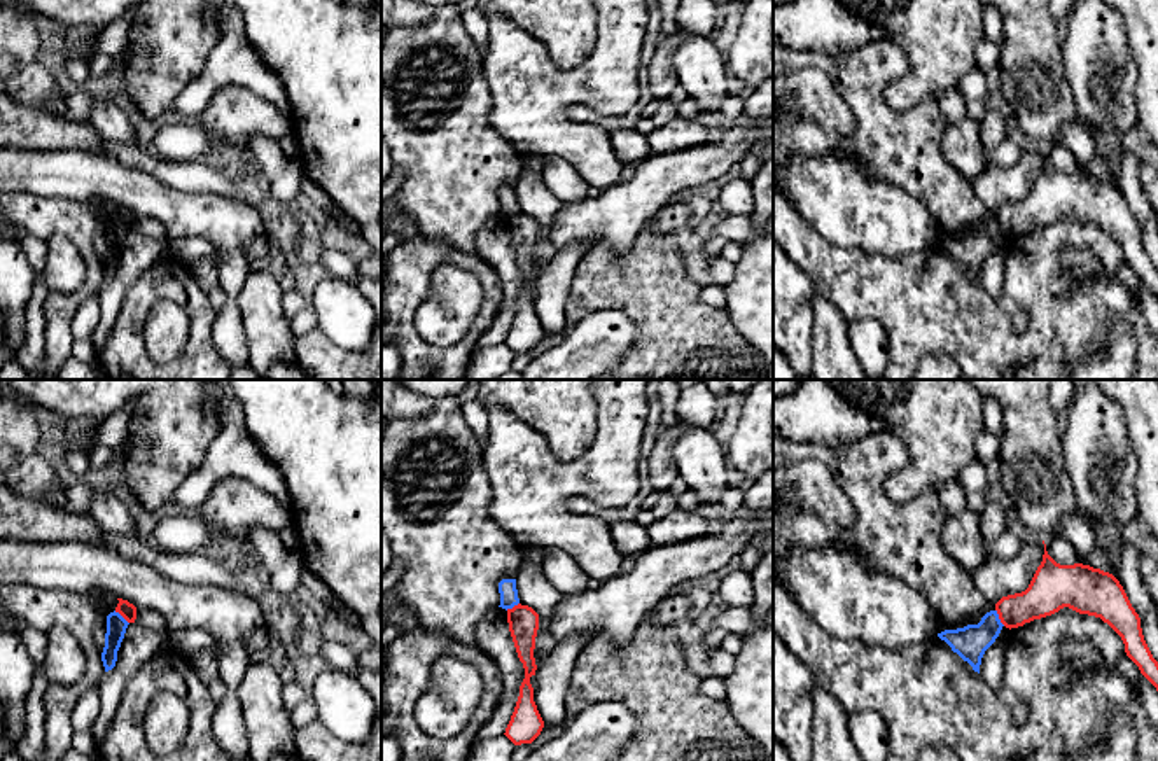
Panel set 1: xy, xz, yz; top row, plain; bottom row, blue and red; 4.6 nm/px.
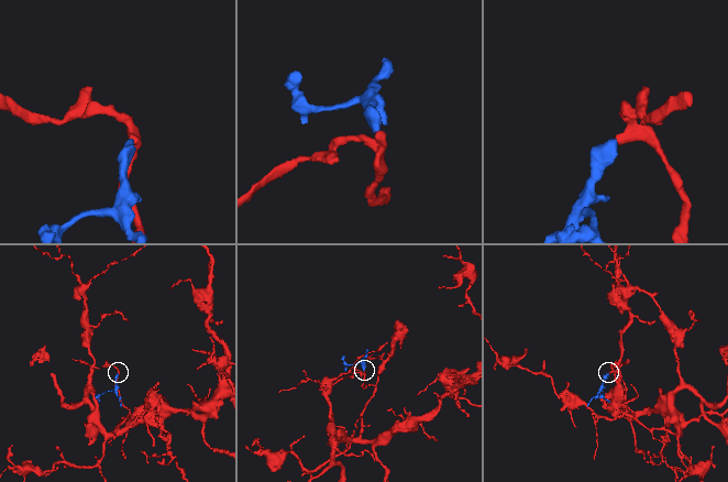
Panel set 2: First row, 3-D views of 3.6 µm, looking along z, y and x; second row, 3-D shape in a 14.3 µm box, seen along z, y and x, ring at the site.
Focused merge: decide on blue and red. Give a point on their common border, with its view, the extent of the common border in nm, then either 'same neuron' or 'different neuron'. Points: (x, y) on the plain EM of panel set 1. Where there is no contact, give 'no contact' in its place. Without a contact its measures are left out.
contact yz (997, 226); length 90 nm; different neuron

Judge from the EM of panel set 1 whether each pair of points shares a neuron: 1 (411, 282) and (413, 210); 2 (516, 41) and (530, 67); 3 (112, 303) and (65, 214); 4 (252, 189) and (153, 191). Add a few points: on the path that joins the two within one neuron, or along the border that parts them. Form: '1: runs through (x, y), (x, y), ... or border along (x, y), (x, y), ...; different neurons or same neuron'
1: border along (415, 231), (445, 240), (453, 247); different neurons
2: runs through (522, 48), (527, 60); same neuron
3: border along (105, 280), (97, 294); different neurons
4: border along (149, 174), (181, 189), (226, 195); different neurons

